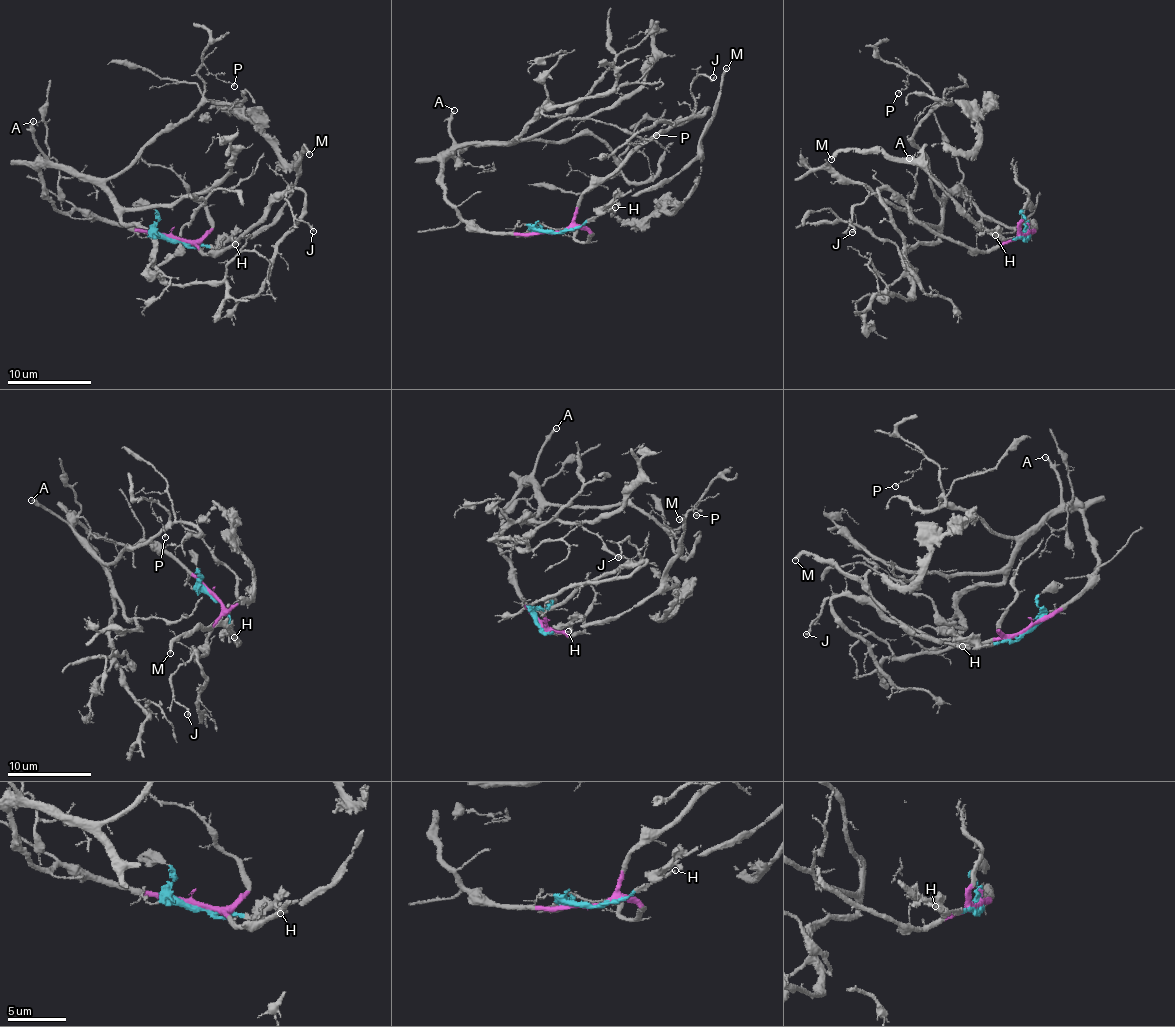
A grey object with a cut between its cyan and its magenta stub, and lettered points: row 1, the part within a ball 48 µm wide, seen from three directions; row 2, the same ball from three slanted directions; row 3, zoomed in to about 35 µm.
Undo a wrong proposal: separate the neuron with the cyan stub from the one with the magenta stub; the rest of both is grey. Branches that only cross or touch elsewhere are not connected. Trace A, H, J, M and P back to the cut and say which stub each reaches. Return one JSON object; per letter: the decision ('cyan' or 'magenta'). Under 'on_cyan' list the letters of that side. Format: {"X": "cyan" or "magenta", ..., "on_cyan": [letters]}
{"A": "magenta", "H": "cyan", "J": "magenta", "M": "cyan", "P": "magenta", "on_cyan": ["H", "M"]}

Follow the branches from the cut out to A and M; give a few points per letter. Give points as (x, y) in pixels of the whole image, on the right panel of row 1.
A: (1028, 234), (1036, 233), (1034, 227), (1024, 221), (1007, 226), (991, 221), (908, 157)
M: (1028, 234), (1022, 239), (997, 236), (976, 227), (918, 165), (860, 150), (842, 149), (831, 159)

